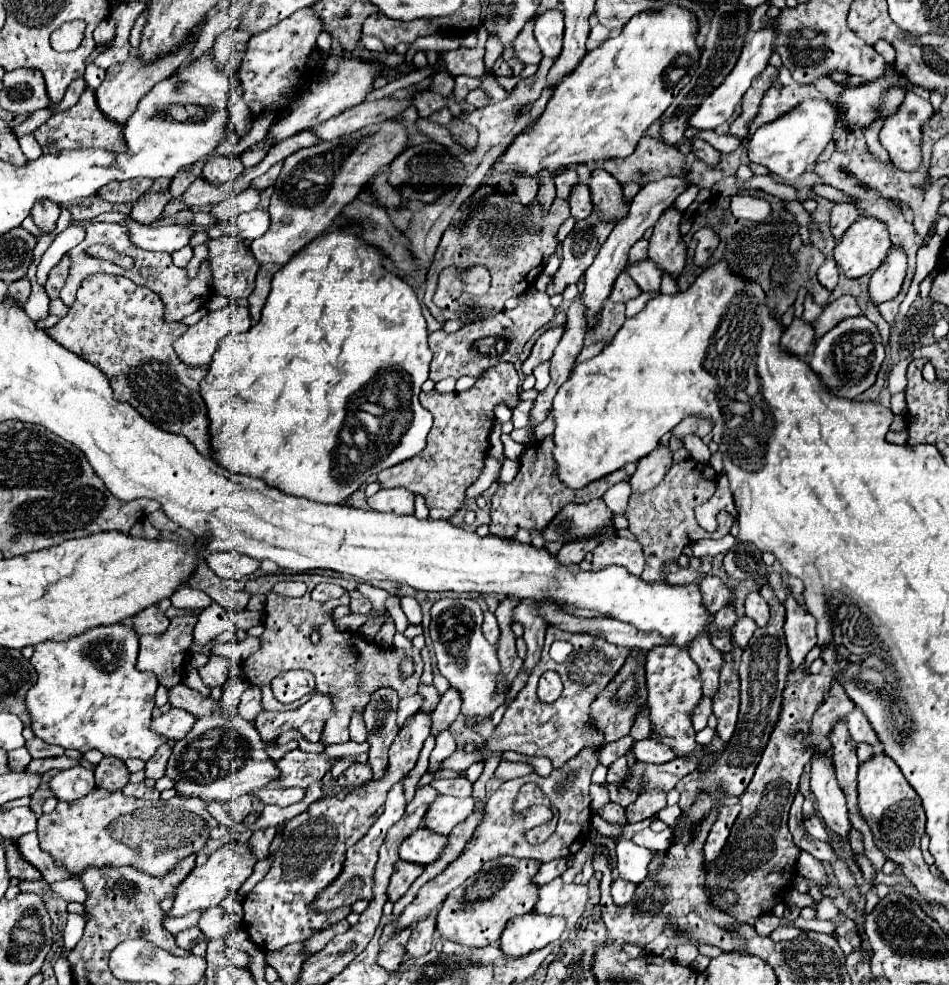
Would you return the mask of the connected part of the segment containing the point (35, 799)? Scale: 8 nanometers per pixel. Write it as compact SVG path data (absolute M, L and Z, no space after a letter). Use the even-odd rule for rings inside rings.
M50 770L50 772L44 773L40 788L32 794L30 808L36 812L36 816L42 814L42 804L52 796L52 792L50 792L50 776L52 776L52 774L58 774L58 770Z

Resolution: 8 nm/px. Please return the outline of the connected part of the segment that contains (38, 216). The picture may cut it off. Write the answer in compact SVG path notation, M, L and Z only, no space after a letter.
M42 200L42 202L36 202L30 216L34 218L34 224L40 228L40 230L54 230L56 228L56 220L60 216L60 206L56 202L50 202L50 200Z

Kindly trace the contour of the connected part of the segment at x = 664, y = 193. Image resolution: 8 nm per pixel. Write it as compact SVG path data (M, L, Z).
M662 178L662 180L656 180L656 182L648 182L632 200L632 208L628 210L626 218L622 218L622 222L618 222L614 226L614 230L610 232L608 240L604 242L602 250L598 252L594 264L586 270L584 274L584 280L586 280L586 288L584 288L584 304L588 308L588 326L592 326L596 322L596 314L600 312L602 308L602 300L608 298L610 290L612 290L612 284L616 280L616 276L624 270L626 262L628 262L628 252L630 252L630 246L634 242L638 242L644 232L648 228L652 228L656 224L656 220L660 218L660 214L686 190L688 182L686 178Z

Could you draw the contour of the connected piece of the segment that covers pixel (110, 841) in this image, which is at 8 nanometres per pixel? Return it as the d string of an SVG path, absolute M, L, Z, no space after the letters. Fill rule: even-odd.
M94 788L86 798L76 802L58 802L50 814L38 818L38 840L40 848L46 850L56 866L66 868L72 876L80 876L86 866L134 866L154 878L170 872L182 858L196 854L206 846L210 830L218 826L218 820L206 810L208 802L198 798L174 796L170 800L138 800L128 798L122 790Z

